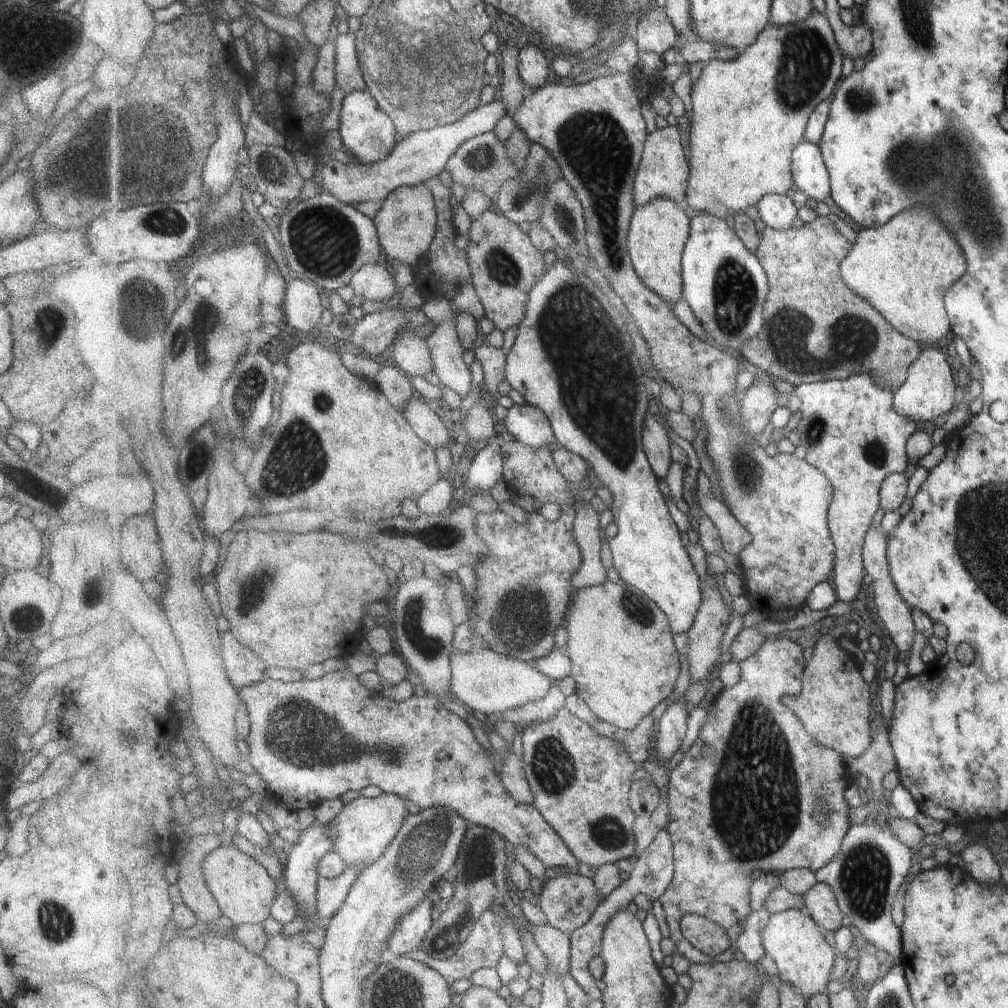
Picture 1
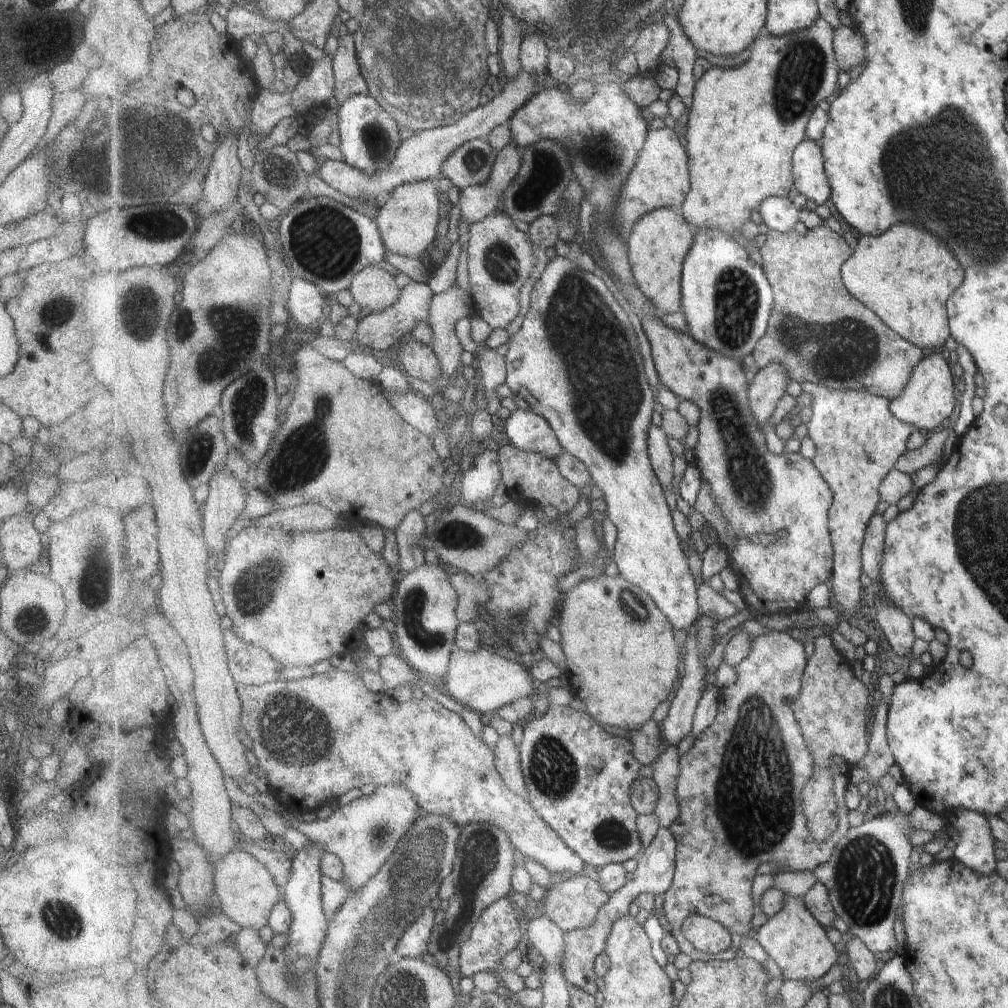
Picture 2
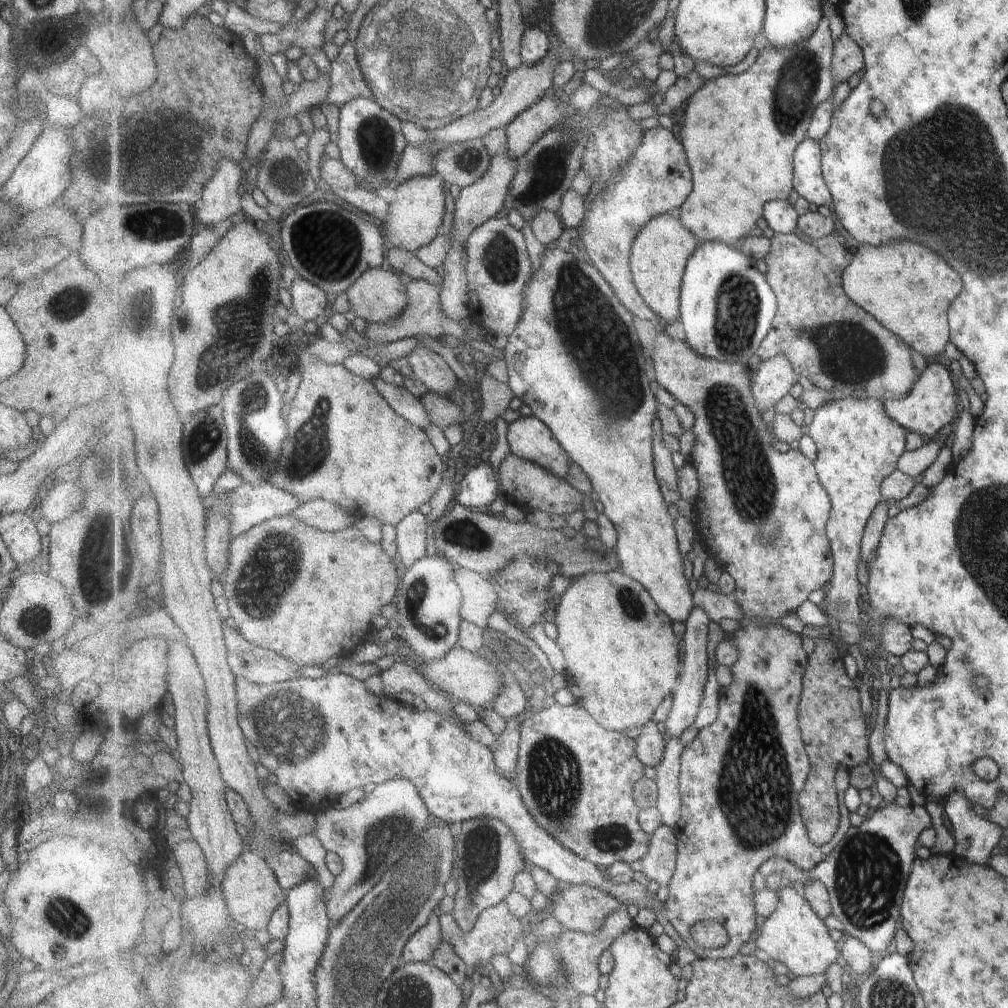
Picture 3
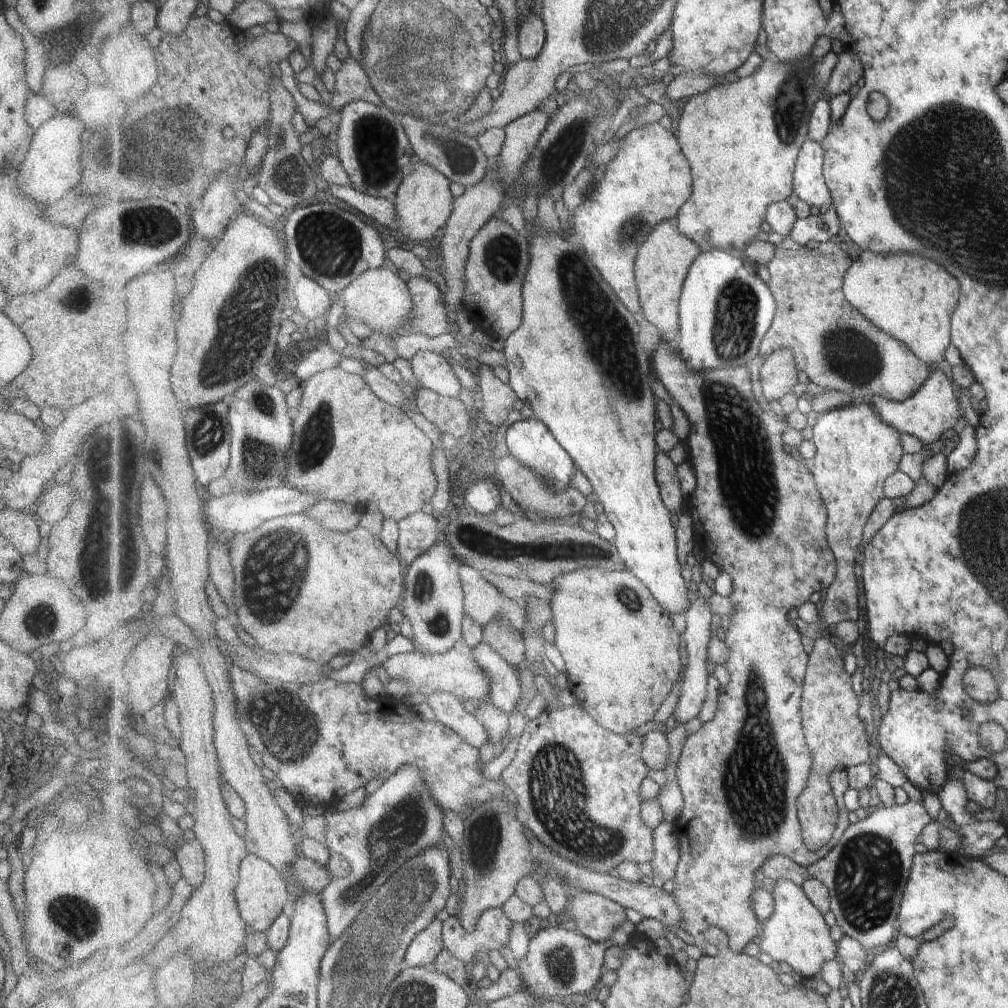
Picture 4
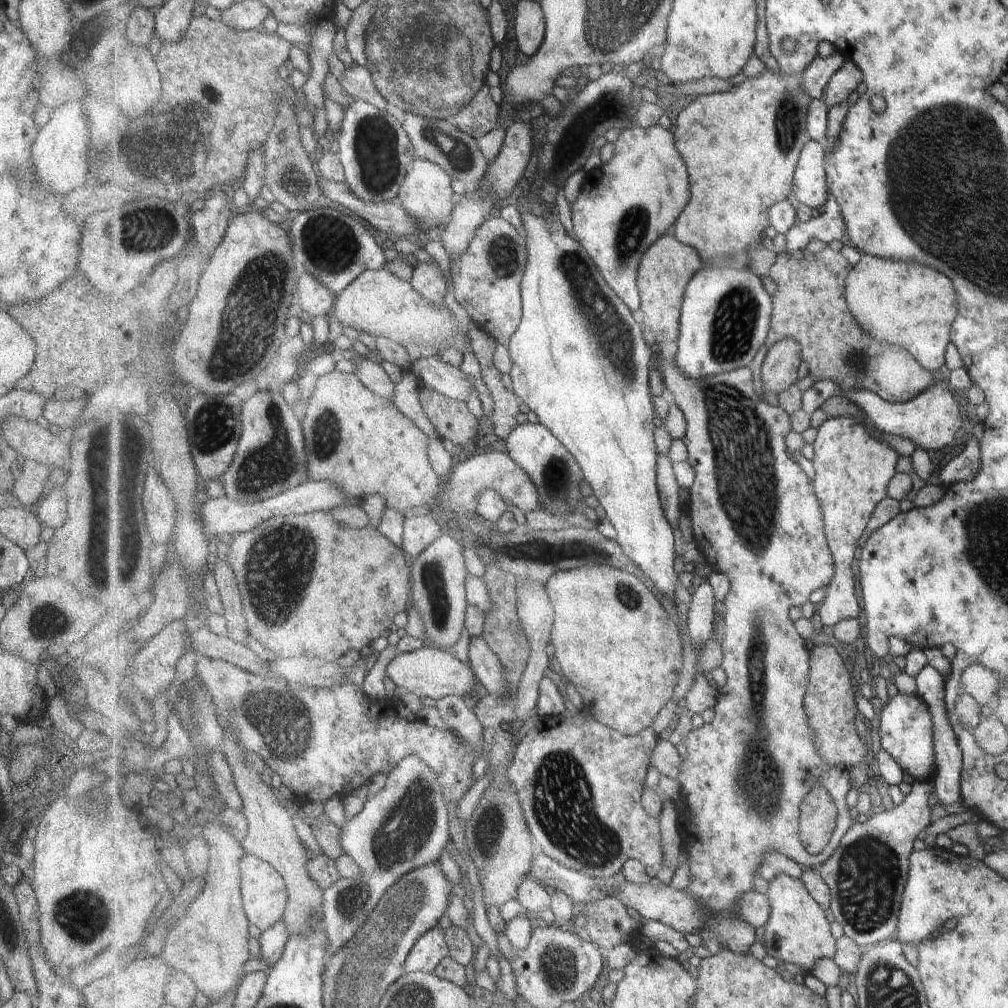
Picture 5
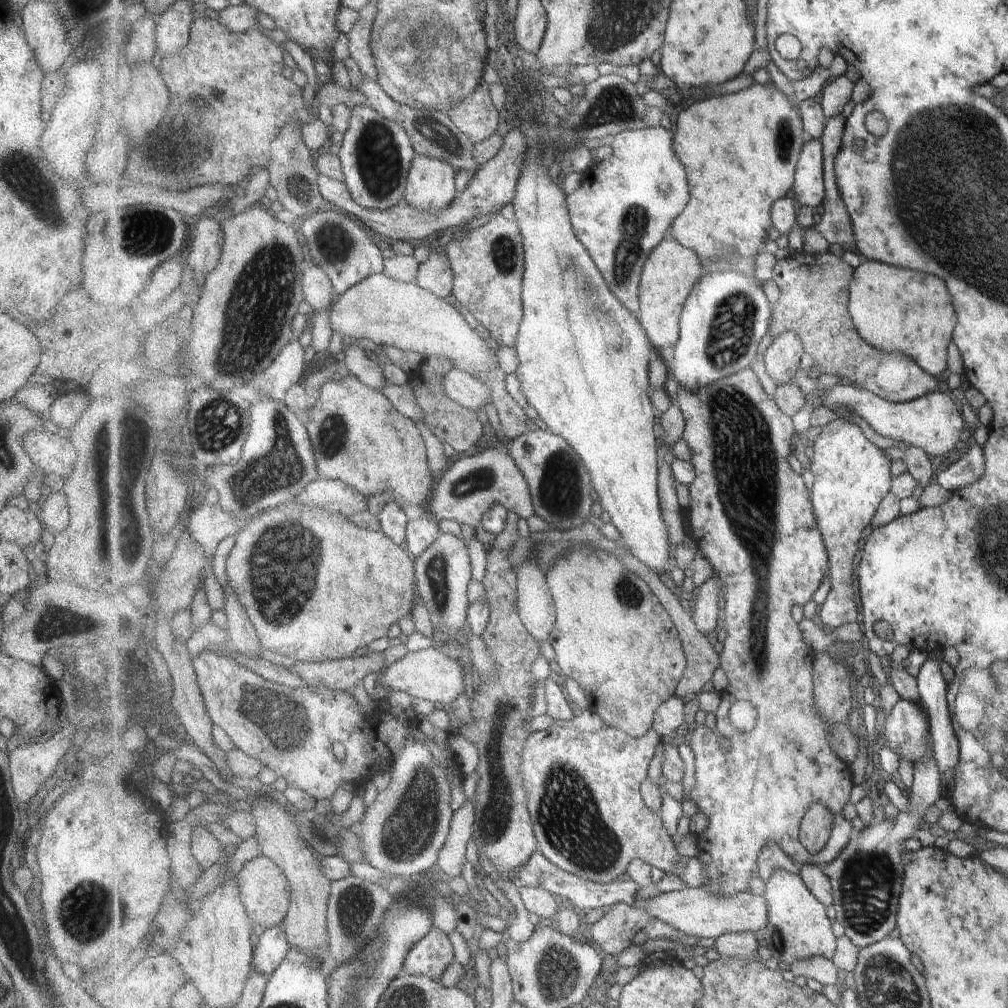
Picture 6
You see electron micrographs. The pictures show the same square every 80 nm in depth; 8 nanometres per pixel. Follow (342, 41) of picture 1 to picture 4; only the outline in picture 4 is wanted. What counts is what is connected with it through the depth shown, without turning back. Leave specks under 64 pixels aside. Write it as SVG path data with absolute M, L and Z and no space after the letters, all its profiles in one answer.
M350 56L346 61L341 62L341 68L336 73L336 92L333 94L330 107L341 112L353 101L367 101L375 106L386 106L373 88L363 64Z

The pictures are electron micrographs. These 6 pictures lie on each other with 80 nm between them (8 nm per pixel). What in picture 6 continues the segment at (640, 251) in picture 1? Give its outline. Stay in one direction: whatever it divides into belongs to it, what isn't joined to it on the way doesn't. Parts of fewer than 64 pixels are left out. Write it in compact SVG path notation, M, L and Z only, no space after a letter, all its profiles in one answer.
M670 235L649 256L640 281L640 322L657 350L680 342L680 319L694 287L702 280L700 256Z

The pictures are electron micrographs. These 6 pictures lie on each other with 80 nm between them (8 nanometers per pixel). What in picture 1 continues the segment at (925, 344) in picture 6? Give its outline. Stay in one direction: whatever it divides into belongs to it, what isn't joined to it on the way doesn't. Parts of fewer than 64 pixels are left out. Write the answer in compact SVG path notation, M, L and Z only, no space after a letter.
M913 208L901 212L889 226L861 230L852 253L842 262L842 275L847 286L873 302L902 335L916 343L933 344L951 329L943 296L963 276L963 258L943 226L927 210Z

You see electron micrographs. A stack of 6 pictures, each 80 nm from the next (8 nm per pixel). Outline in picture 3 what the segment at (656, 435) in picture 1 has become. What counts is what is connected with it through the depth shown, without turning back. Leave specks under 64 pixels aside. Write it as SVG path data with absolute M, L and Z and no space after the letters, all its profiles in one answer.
M661 436L654 439L654 466L657 480L660 482L664 499L668 504L675 504L682 499L680 476L672 452L664 445Z

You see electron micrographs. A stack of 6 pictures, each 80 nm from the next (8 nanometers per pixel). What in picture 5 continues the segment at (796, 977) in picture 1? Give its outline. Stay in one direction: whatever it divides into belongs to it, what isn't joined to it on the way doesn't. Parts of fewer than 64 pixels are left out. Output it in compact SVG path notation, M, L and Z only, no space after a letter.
M788 874L777 875L770 881L768 897L772 913L764 926L763 945L767 954L779 964L791 963L810 971L822 958L834 959L837 947L831 934L831 923L825 918L825 909L809 894L807 887Z

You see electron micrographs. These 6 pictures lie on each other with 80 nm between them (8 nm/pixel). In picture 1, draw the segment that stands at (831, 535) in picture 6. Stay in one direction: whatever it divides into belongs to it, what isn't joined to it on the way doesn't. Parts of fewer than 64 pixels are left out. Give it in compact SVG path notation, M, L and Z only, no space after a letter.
M865 373L853 374L845 380L805 383L796 387L795 394L802 400L803 414L797 430L801 444L808 444L807 459L816 466L834 486L834 499L828 510L829 528L836 542L836 565L833 584L839 601L853 603L859 596L863 582L863 542L870 529L875 514L882 508L880 488L891 473L906 470L905 440L915 432L913 419L899 414L894 408L894 392L880 387L876 380Z

